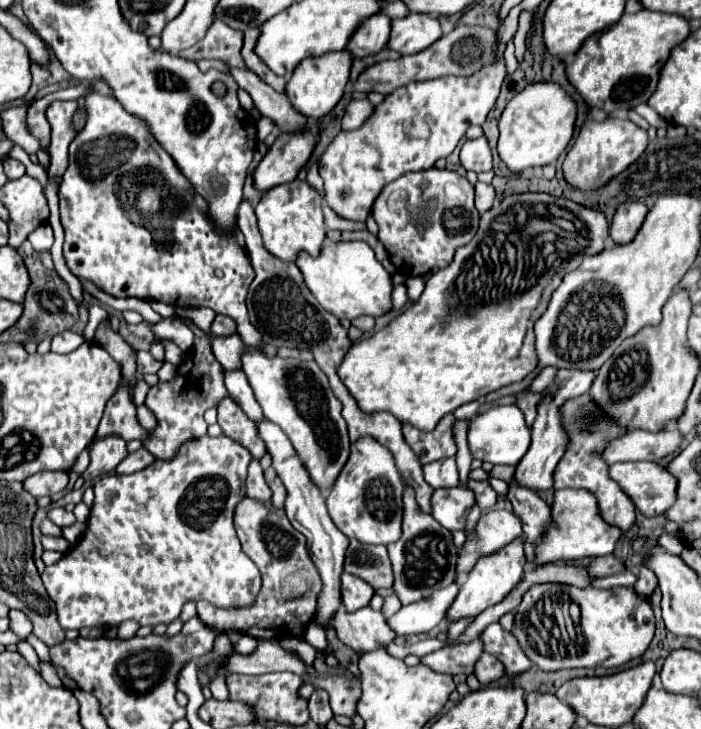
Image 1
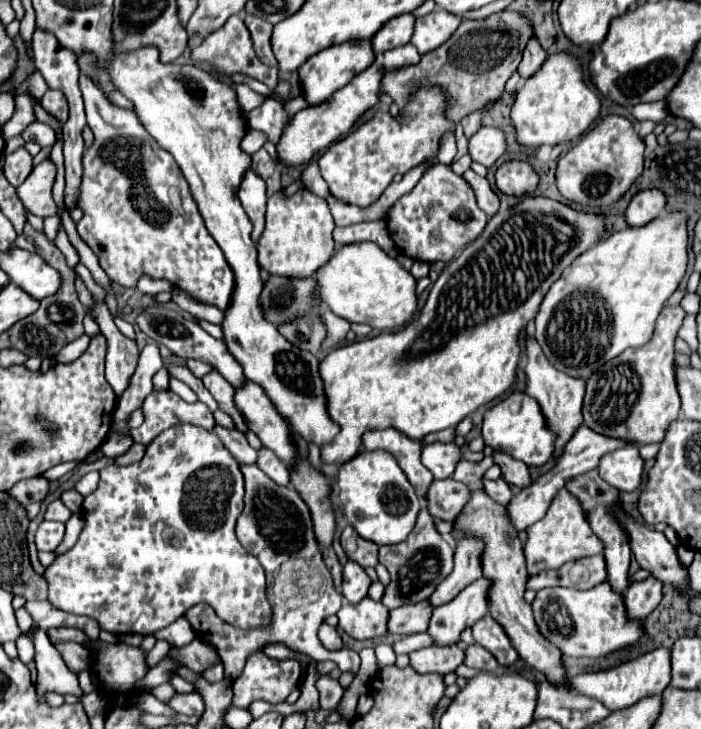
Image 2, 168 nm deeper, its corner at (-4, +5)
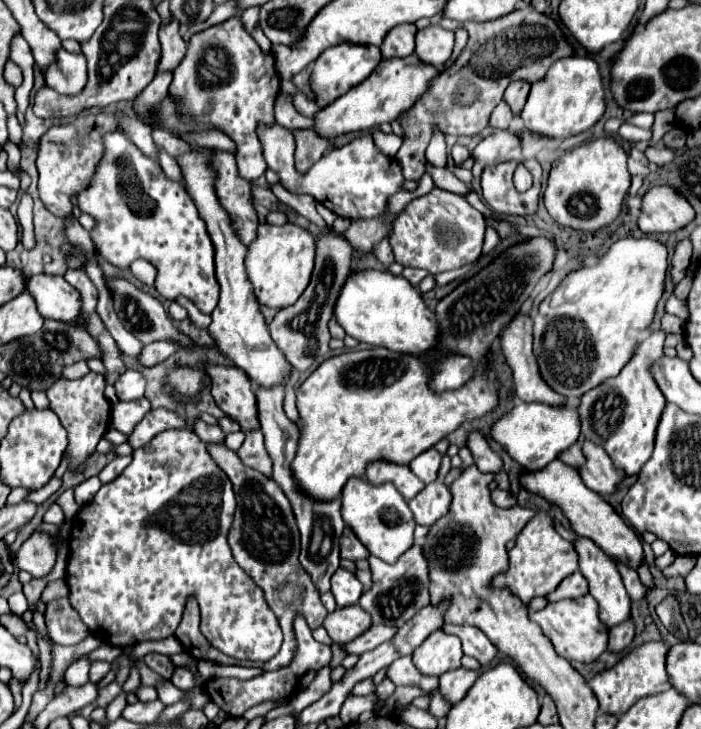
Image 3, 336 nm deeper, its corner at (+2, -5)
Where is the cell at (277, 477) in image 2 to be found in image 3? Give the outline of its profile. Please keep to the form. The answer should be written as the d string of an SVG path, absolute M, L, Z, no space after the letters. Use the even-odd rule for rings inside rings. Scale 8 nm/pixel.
M249 430L245 432L245 442L241 444L241 448L237 450L237 456L241 458L241 462L253 470L263 472L265 476L271 476L273 464L271 458L265 452L263 446L263 432L261 430Z

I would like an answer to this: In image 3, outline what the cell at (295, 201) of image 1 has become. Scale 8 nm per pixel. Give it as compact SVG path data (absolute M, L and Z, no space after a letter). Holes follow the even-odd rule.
M289 222L283 226L261 224L257 228L257 238L251 242L245 258L245 270L253 286L255 300L261 306L277 310L293 306L297 298L303 294L303 288L307 288L307 280L311 278L315 262L313 256L315 256L315 238L307 230Z

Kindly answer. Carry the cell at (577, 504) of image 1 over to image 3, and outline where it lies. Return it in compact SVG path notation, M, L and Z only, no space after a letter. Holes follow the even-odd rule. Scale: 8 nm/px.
M539 512L517 536L515 548L509 550L509 568L507 572L501 572L501 576L495 576L491 580L493 588L509 588L523 604L529 604L533 596L547 596L547 592L553 592L557 584L577 570L579 556L573 548L573 544L567 544L555 528L553 528L553 516L549 512Z

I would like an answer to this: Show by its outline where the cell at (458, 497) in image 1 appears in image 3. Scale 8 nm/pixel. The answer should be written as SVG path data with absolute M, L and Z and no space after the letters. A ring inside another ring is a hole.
M435 480L431 484L427 484L411 502L409 508L413 512L413 518L417 524L421 526L431 526L435 524L435 520L439 520L439 516L443 516L443 512L447 512L447 508L451 506L451 492L449 488Z

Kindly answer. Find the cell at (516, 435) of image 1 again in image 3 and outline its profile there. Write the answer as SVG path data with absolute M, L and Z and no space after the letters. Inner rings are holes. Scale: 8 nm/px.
M521 402L515 406L507 416L503 416L499 422L491 428L491 438L497 440L501 446L507 448L511 458L519 462L527 470L537 470L547 466L547 462L555 460L563 450L573 446L579 440L581 422L577 406L563 404L561 408L551 408L549 404L541 402Z

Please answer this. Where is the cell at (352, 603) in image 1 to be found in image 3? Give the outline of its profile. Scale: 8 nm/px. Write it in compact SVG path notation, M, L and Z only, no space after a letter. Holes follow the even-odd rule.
M339 568L331 578L331 594L335 596L335 602L339 608L357 604L359 596L363 592L363 584L357 580L353 572L347 572Z

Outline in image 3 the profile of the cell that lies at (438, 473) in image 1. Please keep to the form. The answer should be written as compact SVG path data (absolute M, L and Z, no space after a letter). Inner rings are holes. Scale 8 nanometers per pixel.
M429 448L427 452L419 454L419 456L417 456L415 460L411 460L411 464L409 464L411 472L413 472L419 480L423 480L425 484L429 484L429 482L433 482L433 480L437 478L439 466L441 466L441 454L439 454L435 448Z

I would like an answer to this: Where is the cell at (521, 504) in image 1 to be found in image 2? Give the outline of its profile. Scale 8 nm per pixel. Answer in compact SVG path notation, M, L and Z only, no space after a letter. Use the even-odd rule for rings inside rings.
M495 452L493 460L497 462L497 466L501 466L501 472L505 476L505 480L511 484L511 486L517 486L517 488L527 488L533 484L533 478L529 474L529 468L525 466L525 462L521 460L515 460L503 452Z

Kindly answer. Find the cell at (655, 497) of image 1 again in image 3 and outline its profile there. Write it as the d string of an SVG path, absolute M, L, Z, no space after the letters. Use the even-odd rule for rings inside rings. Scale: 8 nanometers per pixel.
M591 440L583 442L583 454L585 454L585 464L577 468L583 484L589 490L595 490L597 494L611 494L615 492L615 486L625 478L611 468L609 456L605 456L605 450Z

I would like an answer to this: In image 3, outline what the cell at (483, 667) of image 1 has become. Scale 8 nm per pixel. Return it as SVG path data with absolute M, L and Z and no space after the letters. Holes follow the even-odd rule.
M465 668L445 672L439 678L439 692L449 704L457 704L459 700L465 698L465 694L469 692L469 688L473 686L473 680L477 680L477 676L479 676L477 672L471 672Z

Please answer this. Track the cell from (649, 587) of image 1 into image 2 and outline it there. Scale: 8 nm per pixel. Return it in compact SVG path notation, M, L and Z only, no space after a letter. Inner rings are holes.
M647 578L641 582L633 582L625 592L625 604L629 610L629 618L647 618L651 610L661 602L663 584L657 578Z

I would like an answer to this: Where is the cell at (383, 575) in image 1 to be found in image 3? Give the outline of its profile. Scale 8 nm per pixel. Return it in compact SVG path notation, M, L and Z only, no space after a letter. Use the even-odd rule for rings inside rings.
M345 528L343 536L341 536L341 558L347 558L347 560L365 560L367 556L369 556L367 548L363 548L363 544L357 540L353 530Z

